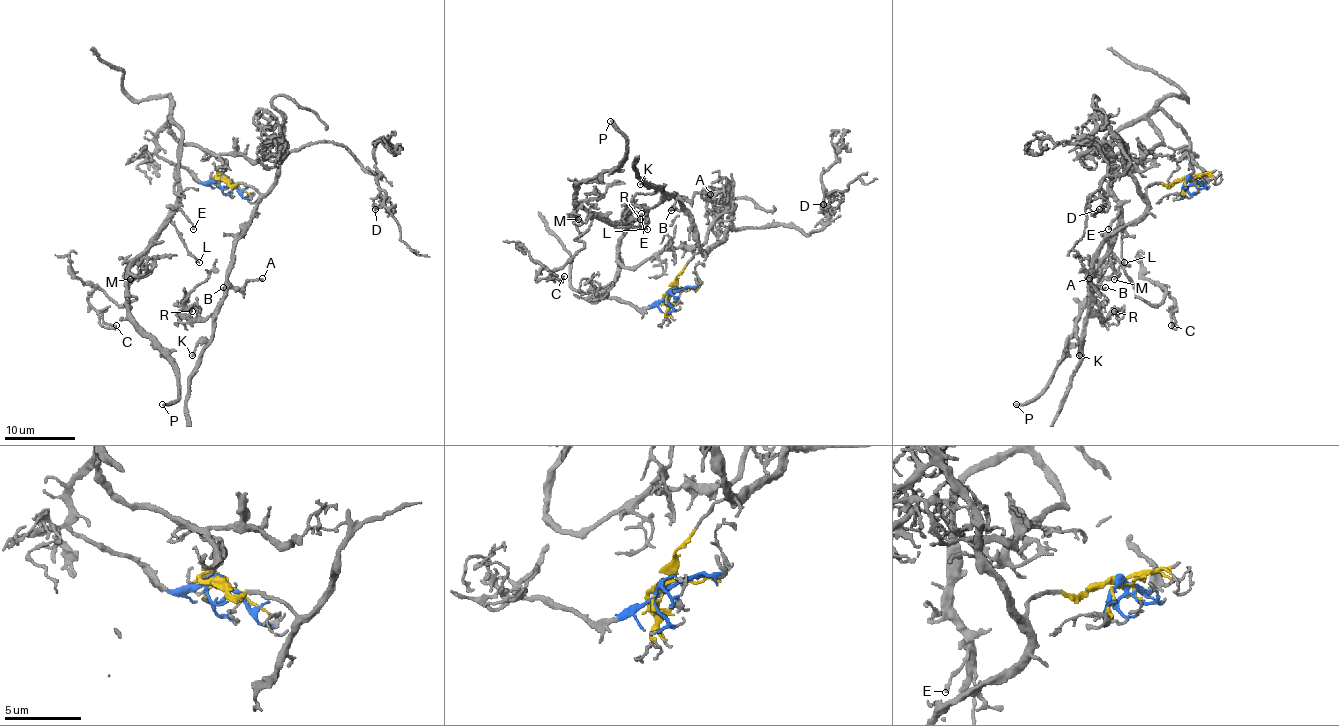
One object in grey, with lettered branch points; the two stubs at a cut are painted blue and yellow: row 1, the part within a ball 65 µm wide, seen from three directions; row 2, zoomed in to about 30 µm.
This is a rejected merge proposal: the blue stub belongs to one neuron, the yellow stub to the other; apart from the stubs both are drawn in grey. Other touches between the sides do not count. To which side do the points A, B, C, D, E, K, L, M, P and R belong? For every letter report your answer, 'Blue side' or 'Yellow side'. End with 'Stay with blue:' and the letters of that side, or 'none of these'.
A: Yellow side
B: Yellow side
C: Blue side
D: Yellow side
E: Blue side
K: Yellow side
L: Blue side
M: Blue side
P: Blue side
R: Yellow side
Stay with blue: C, E, L, M, P

